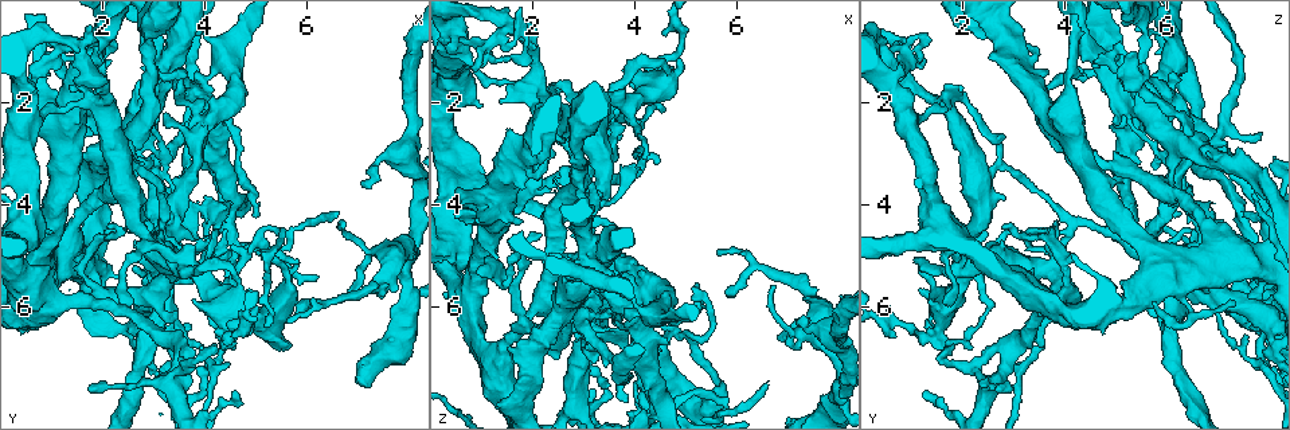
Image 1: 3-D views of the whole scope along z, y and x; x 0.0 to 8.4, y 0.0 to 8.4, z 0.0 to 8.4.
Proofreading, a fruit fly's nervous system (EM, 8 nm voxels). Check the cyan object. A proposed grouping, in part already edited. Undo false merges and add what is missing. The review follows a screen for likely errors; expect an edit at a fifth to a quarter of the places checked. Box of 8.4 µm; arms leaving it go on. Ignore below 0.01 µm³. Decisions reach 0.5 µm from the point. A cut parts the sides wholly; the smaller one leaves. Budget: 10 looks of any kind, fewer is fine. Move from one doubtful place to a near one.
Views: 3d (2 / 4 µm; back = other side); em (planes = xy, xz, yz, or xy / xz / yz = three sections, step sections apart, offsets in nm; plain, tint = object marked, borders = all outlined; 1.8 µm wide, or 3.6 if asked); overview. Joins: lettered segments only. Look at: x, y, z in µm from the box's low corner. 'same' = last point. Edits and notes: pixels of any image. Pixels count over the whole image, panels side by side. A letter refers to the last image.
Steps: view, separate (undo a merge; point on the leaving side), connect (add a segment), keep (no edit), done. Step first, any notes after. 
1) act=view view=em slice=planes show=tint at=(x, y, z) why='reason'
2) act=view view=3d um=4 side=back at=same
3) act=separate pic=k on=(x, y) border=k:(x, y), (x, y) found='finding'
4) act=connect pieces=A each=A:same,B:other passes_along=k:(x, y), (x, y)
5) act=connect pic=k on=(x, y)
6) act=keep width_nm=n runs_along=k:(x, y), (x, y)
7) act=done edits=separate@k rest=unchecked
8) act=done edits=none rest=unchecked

act=view view=em slice=planes show=plain at=(3.05, 5.70, 6.80) why='a narrow waist'

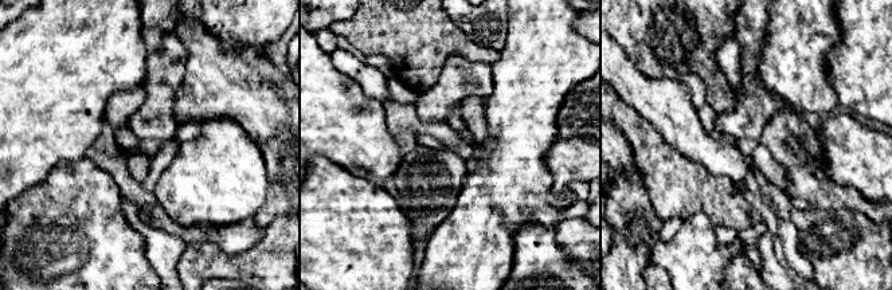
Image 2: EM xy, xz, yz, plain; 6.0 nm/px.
act=view view=em slice=planes show=borders at=same

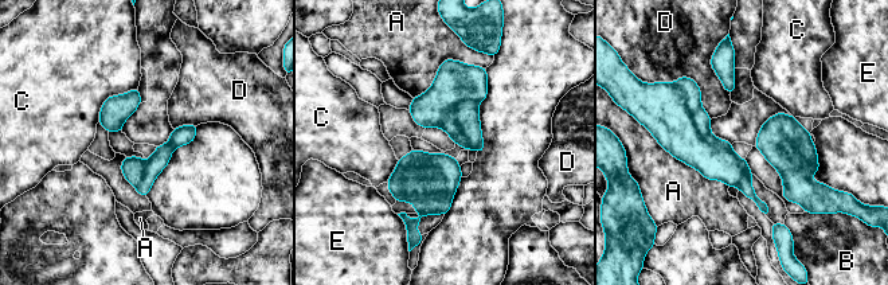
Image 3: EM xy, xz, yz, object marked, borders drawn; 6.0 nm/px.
act=keep each=A:other,B:other,C:other,D:other,E:other border=3:(684, 75), (699, 88), (711, 118) found='continuous, no second cell'

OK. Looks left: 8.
act=view view=3d um=2 at=(2.50, 2.70, 6.20) why='looks like a crossing'

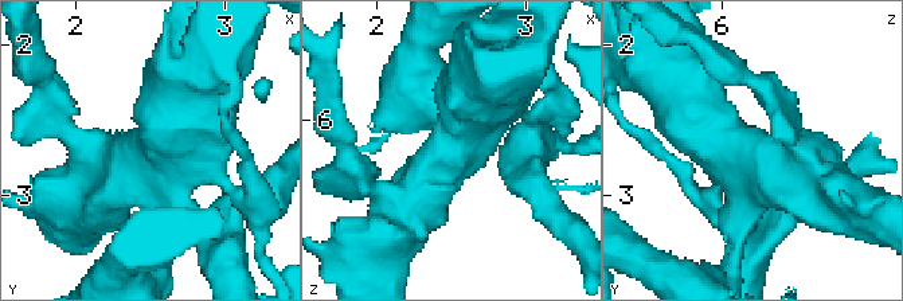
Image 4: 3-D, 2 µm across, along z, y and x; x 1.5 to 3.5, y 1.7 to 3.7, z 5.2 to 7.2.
act=view view=em slice=yz step=8 show=tint at=(2.48, 2.76, 6.20)

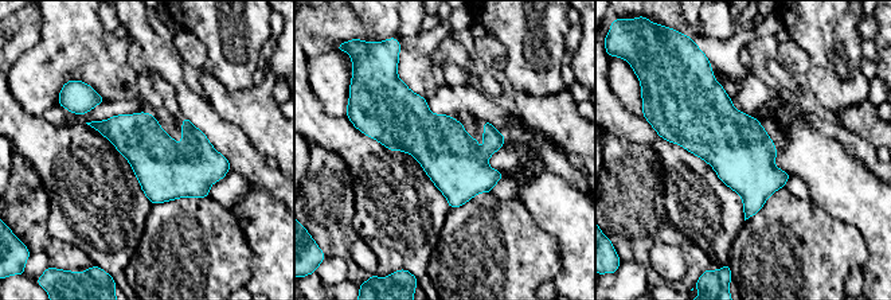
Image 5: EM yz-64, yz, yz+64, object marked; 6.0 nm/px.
act=view view=em slice=yz step=8 show=borders at=same

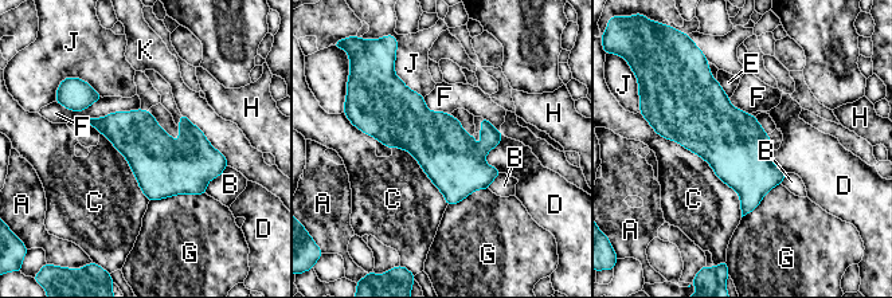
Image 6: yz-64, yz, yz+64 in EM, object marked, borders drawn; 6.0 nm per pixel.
act=keep each=A:other,B:other,C:other,D:other,E:other,F:other,G:other,H:other,J:other,K:other found='continuous, no second cell'

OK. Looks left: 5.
act=view view=3d um=4 side=back at=(1.15, 5.05, 7.00) why='looks like a crossing'

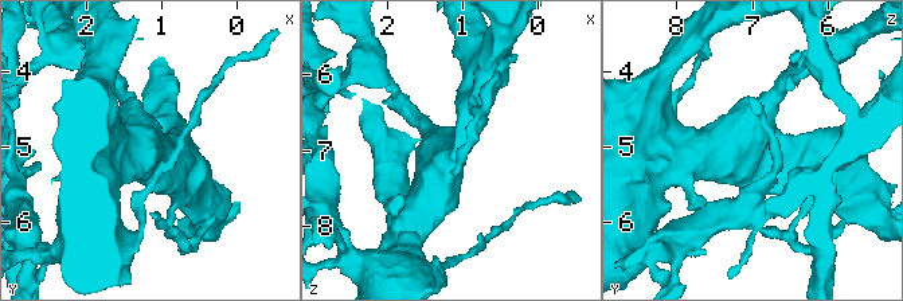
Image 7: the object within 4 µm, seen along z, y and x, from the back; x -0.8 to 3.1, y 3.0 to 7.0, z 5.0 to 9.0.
act=view view=em um=3.6 slice=xy step=16 show=tint at=(1.15, 5.00, 7.00) arms=4

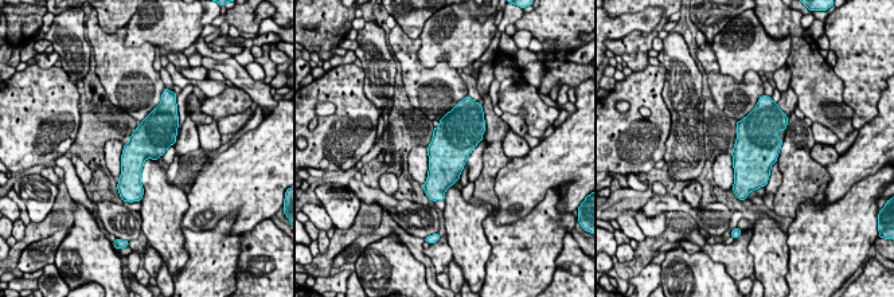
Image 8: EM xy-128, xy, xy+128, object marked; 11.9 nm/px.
act=view view=em um=3.6 slice=planes show=borders at=same why='another direction'

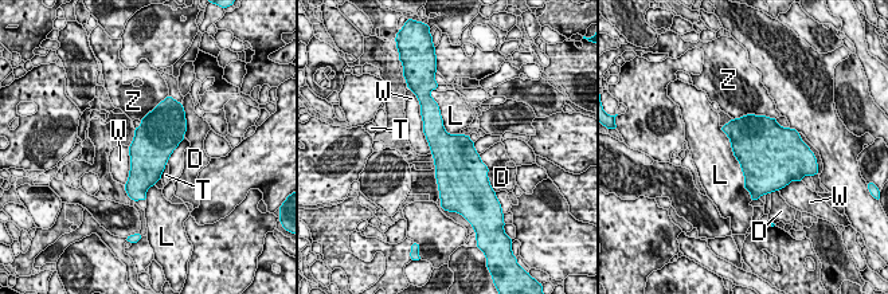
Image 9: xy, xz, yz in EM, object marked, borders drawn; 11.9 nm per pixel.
act=keep longest_contact=L:900nm each=D:other,L:other,T:other,W:other,Z:other border=9:(720, 126), (751, 195) found='all the same cell'

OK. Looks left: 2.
act=view view=em um=3.6 slice=yz step=4 show=tint at=(4.50, 4.00, 8.00) why='sharp bend'

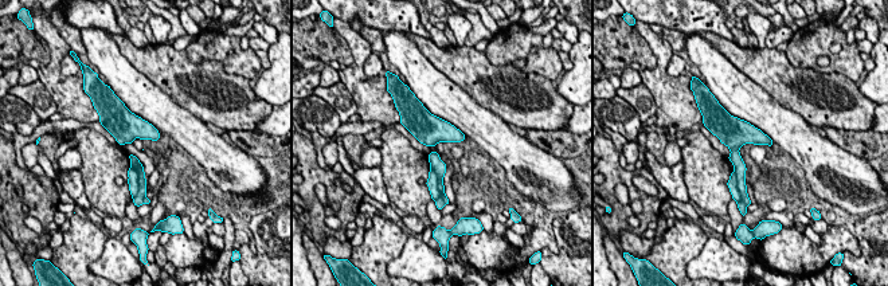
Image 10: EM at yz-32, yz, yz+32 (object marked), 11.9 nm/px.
act=view view=em um=3.6 slice=planes show=borders at=same

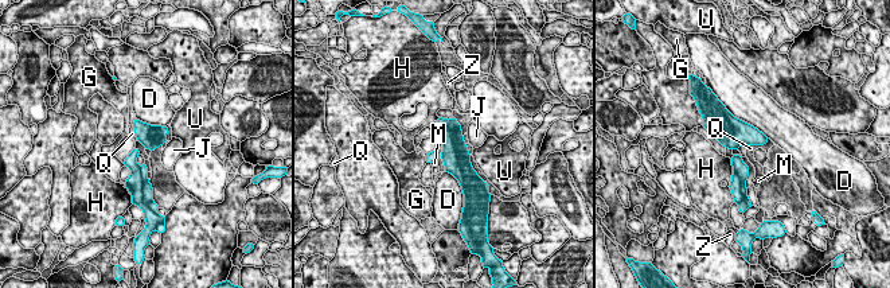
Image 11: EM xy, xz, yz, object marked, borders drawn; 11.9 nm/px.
act=keep width_nm=280 each=D:other,G:other,H:other,J:other,M:other,Q:other,U:other,Z:other border=11:(441, 144), (441, 160), (445, 170) found='one cell here'

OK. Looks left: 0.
act=done edits=none rest=unchecked

